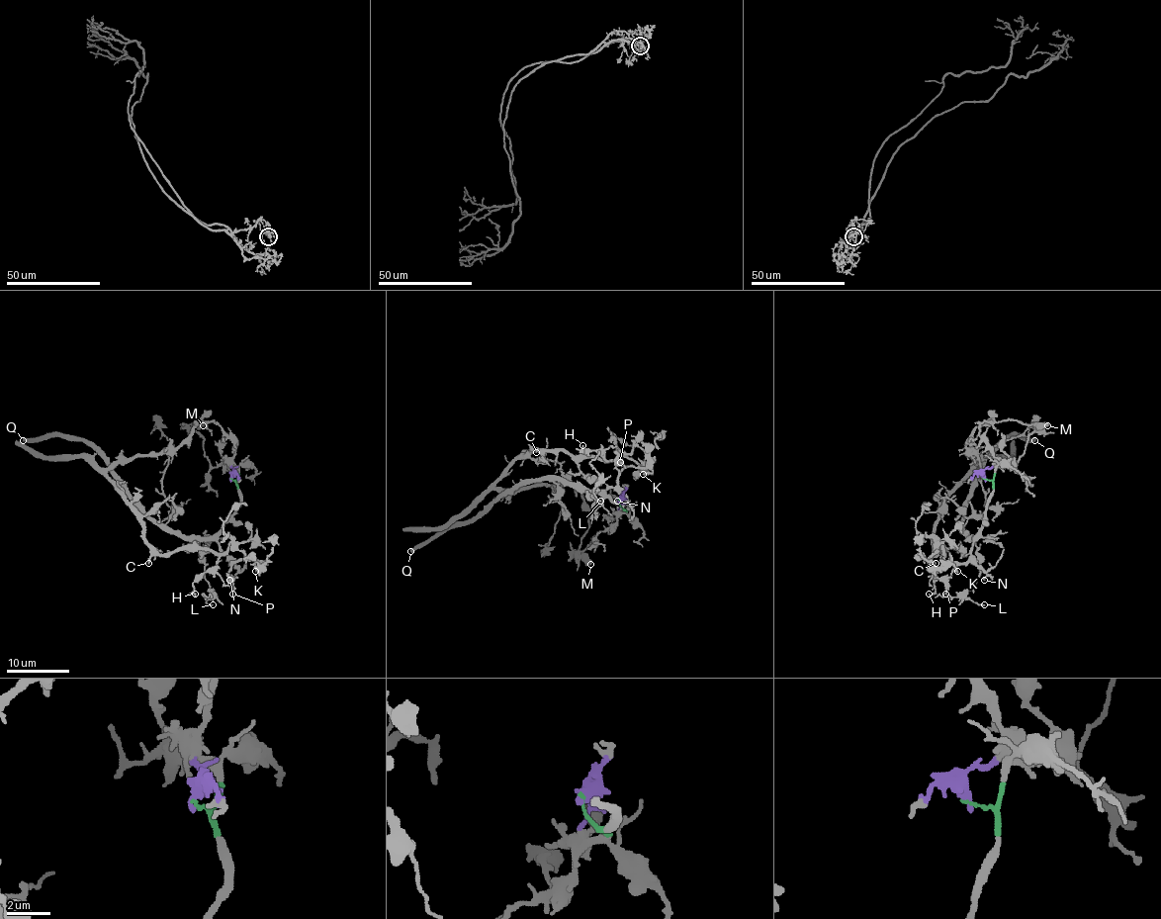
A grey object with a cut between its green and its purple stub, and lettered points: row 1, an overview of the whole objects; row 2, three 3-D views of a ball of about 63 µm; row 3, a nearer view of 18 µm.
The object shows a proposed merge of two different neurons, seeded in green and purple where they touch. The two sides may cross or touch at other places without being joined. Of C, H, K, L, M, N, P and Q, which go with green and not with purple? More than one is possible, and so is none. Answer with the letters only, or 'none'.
K, L, N, P, Q

